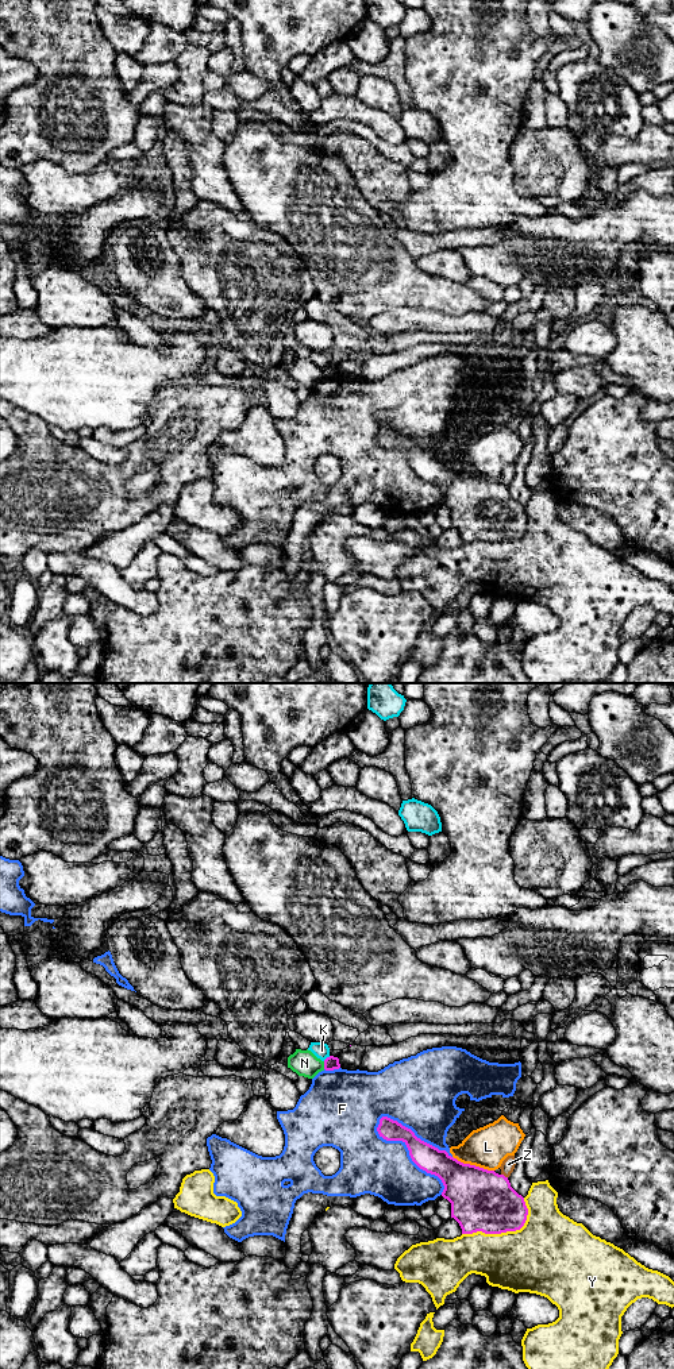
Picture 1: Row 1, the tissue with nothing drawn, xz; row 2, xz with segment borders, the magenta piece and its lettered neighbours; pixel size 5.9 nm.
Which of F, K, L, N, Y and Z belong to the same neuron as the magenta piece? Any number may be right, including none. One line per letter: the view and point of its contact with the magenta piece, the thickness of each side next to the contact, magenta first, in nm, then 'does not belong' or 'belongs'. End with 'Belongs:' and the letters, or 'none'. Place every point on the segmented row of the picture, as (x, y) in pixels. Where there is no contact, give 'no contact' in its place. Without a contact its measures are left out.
F: contact xz (409, 1152); calibres 160 and 340 nm; does not belong
K: contact xz (327, 1057); calibres 90 and 90 nm; does not belong
L: contact xz (473, 1165); calibres 360 and 240 nm; does not belong
N: contact xz (324, 1065); calibres 90 and 160 nm; does not belong
Y: contact xz (505, 1231); calibres 360 and 420 nm; does not belong
Z: contact xz (503, 1175); calibres 360 and 80 nm; does not belong
Belongs: none

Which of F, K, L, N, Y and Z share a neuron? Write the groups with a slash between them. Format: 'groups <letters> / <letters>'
groups F / K / L / N / Y / Z

